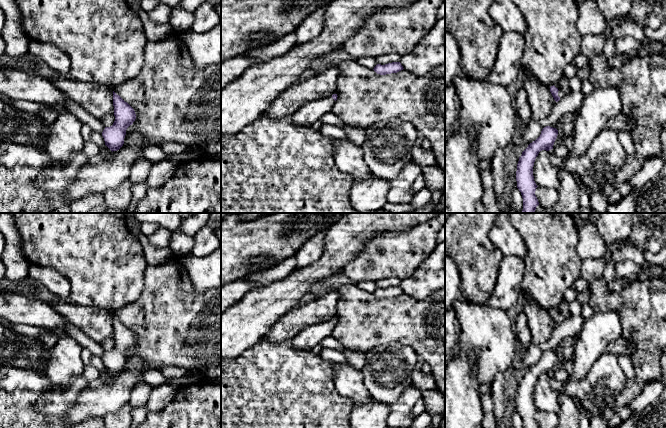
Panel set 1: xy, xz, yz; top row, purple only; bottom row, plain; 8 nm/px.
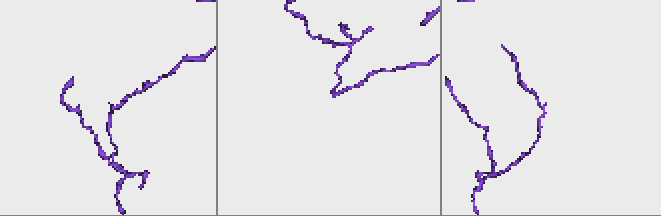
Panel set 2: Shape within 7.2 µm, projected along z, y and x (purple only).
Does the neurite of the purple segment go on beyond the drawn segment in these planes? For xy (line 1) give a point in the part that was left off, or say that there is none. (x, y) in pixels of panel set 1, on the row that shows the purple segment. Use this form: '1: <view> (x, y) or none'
1: none

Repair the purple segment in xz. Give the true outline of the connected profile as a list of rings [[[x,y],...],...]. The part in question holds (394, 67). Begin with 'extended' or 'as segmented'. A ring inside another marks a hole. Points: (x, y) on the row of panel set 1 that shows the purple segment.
as segmented | [[[392,62],[385,65],[377,64],[373,70],[377,74],[386,75],[386,74],[391,74],[391,73],[397,73],[403,69],[404,68],[400,62]]]

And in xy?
as segmented | [[[114,91],[113,106],[115,121],[112,126],[105,127],[102,132],[105,145],[112,152],[119,150],[123,146],[126,130],[136,119],[134,109]]]

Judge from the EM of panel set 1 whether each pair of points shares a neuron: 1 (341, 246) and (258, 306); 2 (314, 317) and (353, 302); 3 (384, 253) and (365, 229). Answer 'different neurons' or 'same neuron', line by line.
1: same neuron
2: different neurons
3: different neurons

